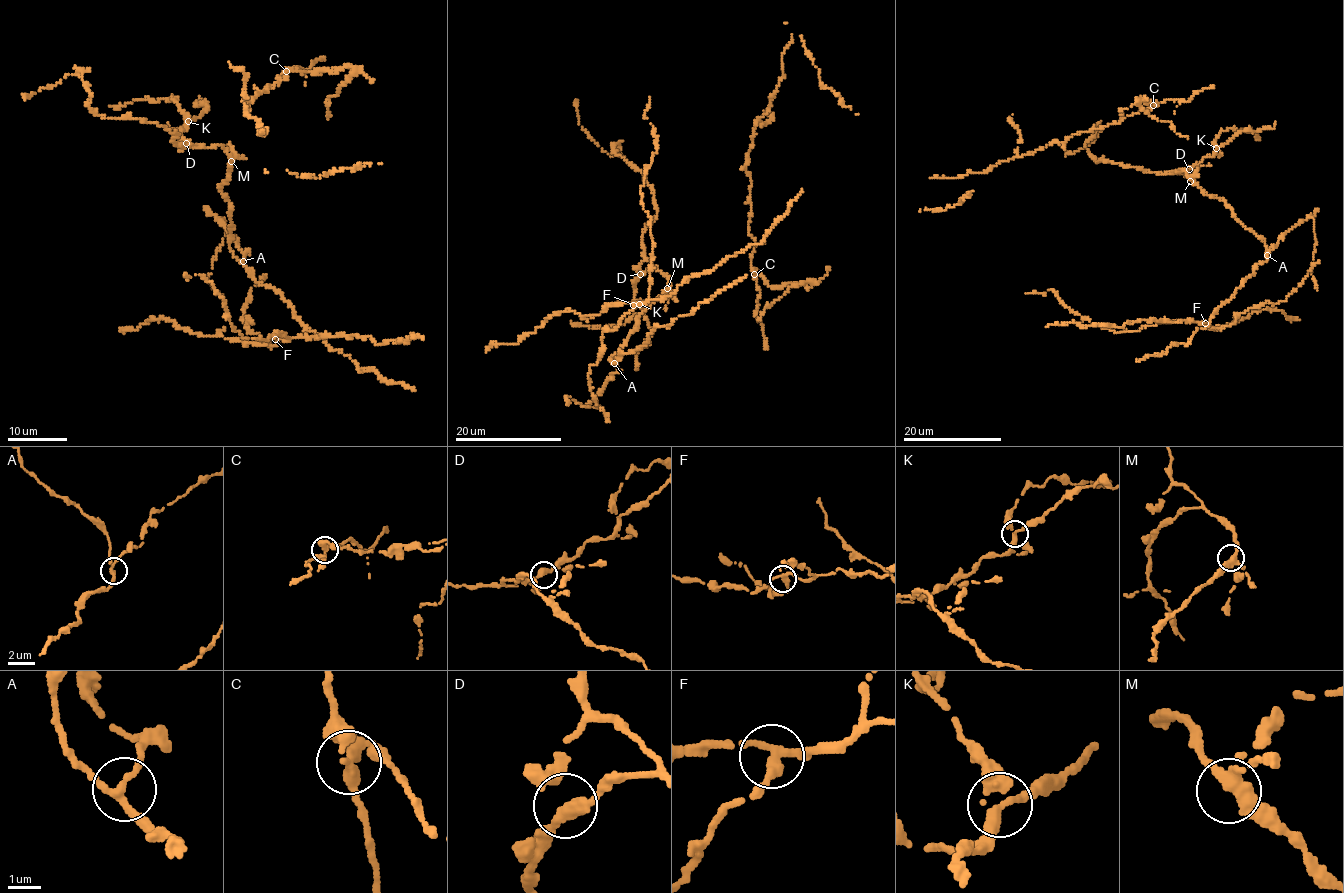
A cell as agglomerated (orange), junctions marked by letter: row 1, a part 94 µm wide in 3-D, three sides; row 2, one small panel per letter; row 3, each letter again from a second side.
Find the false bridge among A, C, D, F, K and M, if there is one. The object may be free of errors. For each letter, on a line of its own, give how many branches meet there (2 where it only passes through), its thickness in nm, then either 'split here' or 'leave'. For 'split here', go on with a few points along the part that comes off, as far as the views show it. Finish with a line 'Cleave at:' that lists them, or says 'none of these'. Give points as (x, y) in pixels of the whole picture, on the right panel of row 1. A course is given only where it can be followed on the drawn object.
A: 3 | 240 nm | leave
C: 3 | 320 nm | split here | (1152, 106), (1158, 104), (1138, 101), (1151, 116), (1169, 121), (1188, 139)
D: 3 | 300 nm | leave
F: 3 | 280 nm | leave
K: 3 | 240 nm | leave
M: 3 | 320 nm | leave
Cleave at: C

